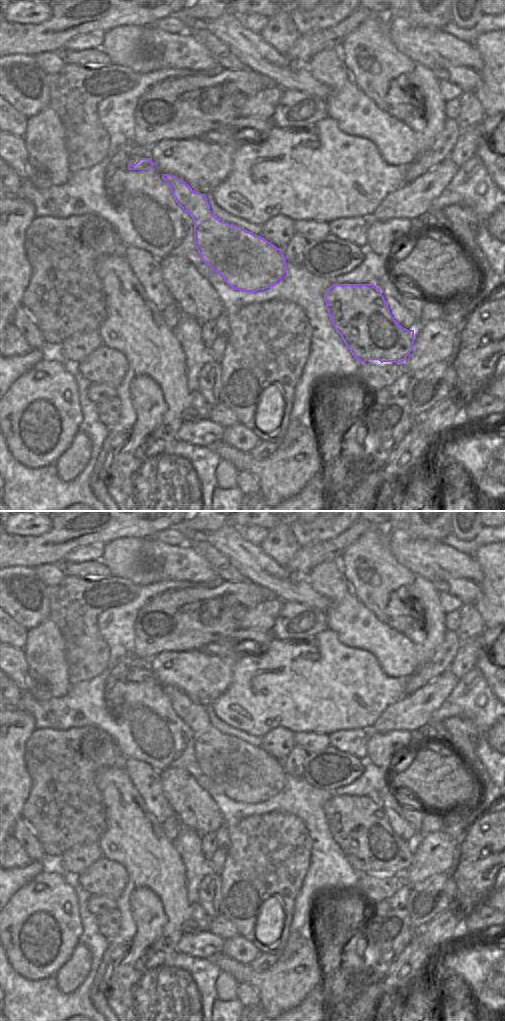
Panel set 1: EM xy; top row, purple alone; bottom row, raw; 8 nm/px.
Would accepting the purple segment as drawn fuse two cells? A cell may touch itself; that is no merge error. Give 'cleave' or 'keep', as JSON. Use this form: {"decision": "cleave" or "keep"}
{"decision": "cleave"}

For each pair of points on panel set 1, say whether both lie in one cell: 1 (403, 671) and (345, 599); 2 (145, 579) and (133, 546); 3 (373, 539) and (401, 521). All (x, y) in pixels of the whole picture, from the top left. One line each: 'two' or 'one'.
1: one
2: one
3: two

